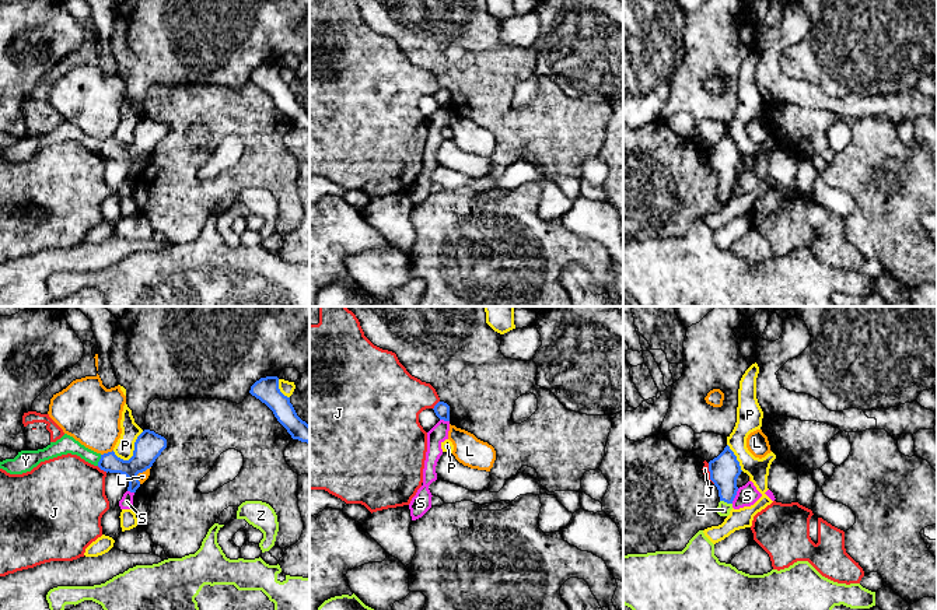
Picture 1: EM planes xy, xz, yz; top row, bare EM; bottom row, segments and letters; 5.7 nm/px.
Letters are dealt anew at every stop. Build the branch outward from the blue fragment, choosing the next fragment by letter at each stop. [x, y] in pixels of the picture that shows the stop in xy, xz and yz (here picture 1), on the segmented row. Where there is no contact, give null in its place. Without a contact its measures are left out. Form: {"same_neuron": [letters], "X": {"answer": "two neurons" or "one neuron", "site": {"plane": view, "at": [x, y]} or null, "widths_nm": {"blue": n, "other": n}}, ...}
{"same_neuron": ["Y", "Z"], "J": {"answer": "two neurons", "site": {"plane": "xy", "at": [102, 469]}, "widths_nm": {"blue": 130, "other": 440}}, "L": {"answer": "two neurons", "site": {"plane": "xy", "at": [139, 472]}, "widths_nm": {"blue": 160, "other": 50}}, "P": {"answer": "two neurons", "site": {"plane": "xy", "at": [133, 452]}, "widths_nm": {"blue": 160, "other": 110}}, "S": {"answer": "two neurons", "site": {"plane": "yz", "at": [736, 494]}, "widths_nm": {"blue": 170, "other": 120}}, "Y": {"answer": "one neuron", "site": {"plane": "xy", "at": [100, 460]}, "widths_nm": {"blue": 130, "other": 100}}, "Z": {"answer": "one neuron", "site": {"plane": "yz", "at": [726, 501]}, "widths_nm": {"blue": 170, "other": 80}}}

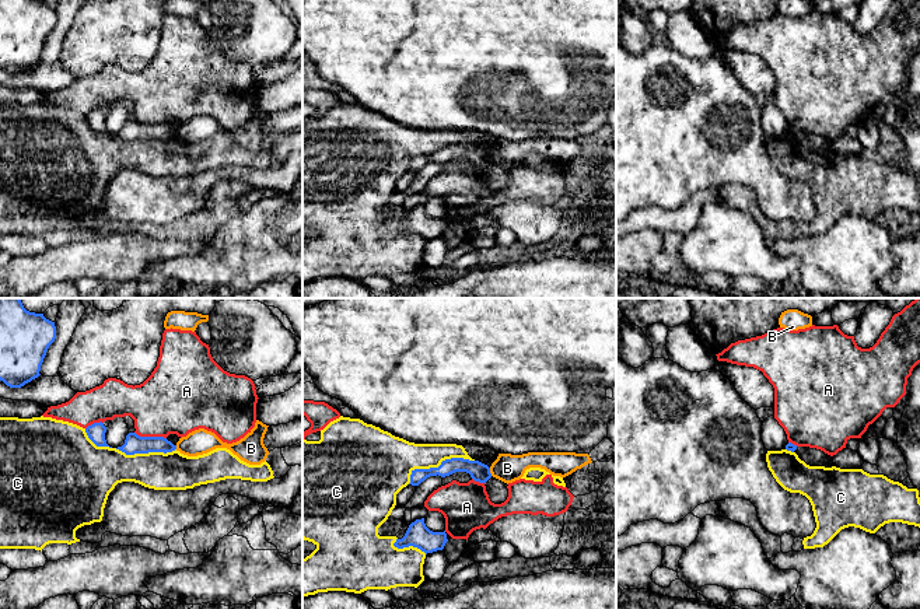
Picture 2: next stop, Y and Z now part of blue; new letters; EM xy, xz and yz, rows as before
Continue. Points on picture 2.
{"same_neuron": [], "A": {"answer": "two neurons", "site": {"plane": "xy", "at": [150, 437]}, "widths_nm": {"blue": 110, "other": 380}}, "B": {"answer": "two neurons", "site": {"plane": "xz", "at": [489, 472]}, "widths_nm": {"blue": 110, "other": 160}}, "C": {"answer": "two neurons", "site": {"plane": "xz", "at": [438, 466]}, "widths_nm": {"blue": 110, "other": 220}}}

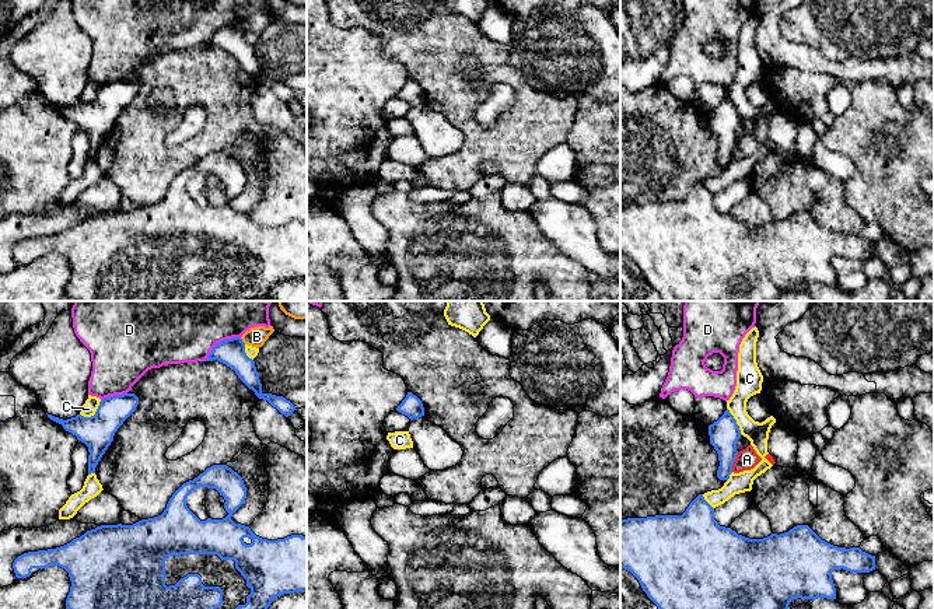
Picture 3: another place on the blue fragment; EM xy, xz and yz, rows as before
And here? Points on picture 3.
{"same_neuron": [], "A": {"answer": "two neurons", "site": {"plane": "yz", "at": [734, 461]}, "widths_nm": {"blue": 170, "other": 120}}, "B": {"answer": "two neurons", "site": {"plane": "xy", "at": [241, 340]}, "widths_nm": {"blue": 160, "other": 120}}, "C": {"answer": "two neurons", "site": {"plane": "xy", "at": [94, 415]}, "widths_nm": {"blue": 190, "other": 90}}, "D": {"answer": "two neurons", "site": {"plane": "xy", "at": [220, 342]}, "widths_nm": {"blue": 160, "other": 500}}}

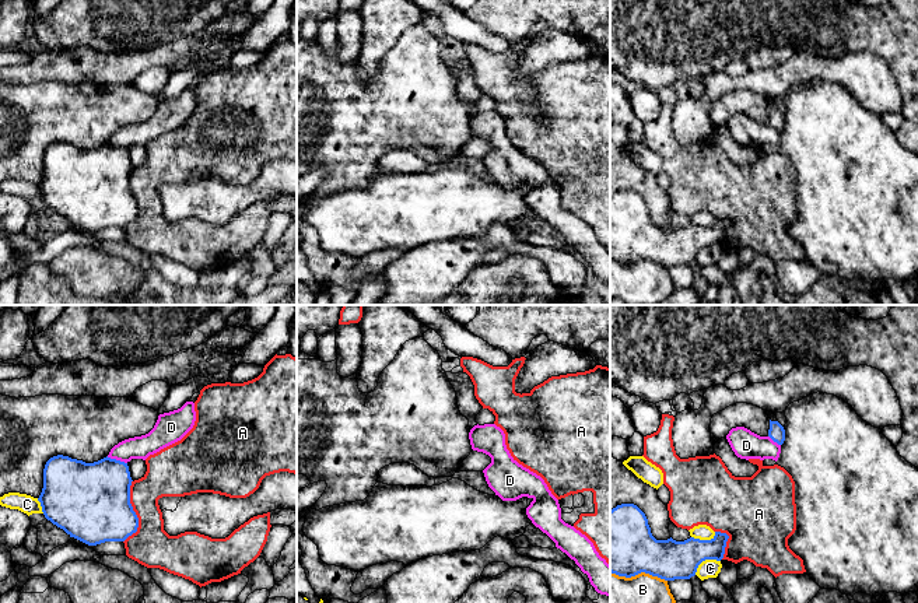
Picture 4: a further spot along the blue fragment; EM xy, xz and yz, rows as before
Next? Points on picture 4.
{"same_neuron": [], "A": {"answer": "two neurons", "site": {"plane": "xy", "at": [135, 512]}, "widths_nm": {"blue": 440, "other": 240}}, "B": {"answer": "two neurons", "site": {"plane": "yz", "at": [638, 572]}, "widths_nm": {"blue": 360, "other": 170}}, "C": {"answer": "two neurons", "site": {"plane": "yz", "at": [704, 560]}, "widths_nm": {"blue": 240, "other": 110}}, "D": {"answer": "two neurons", "site": {"plane": "xy", "at": [115, 459]}, "widths_nm": {"blue": 400, "other": 130}}}

